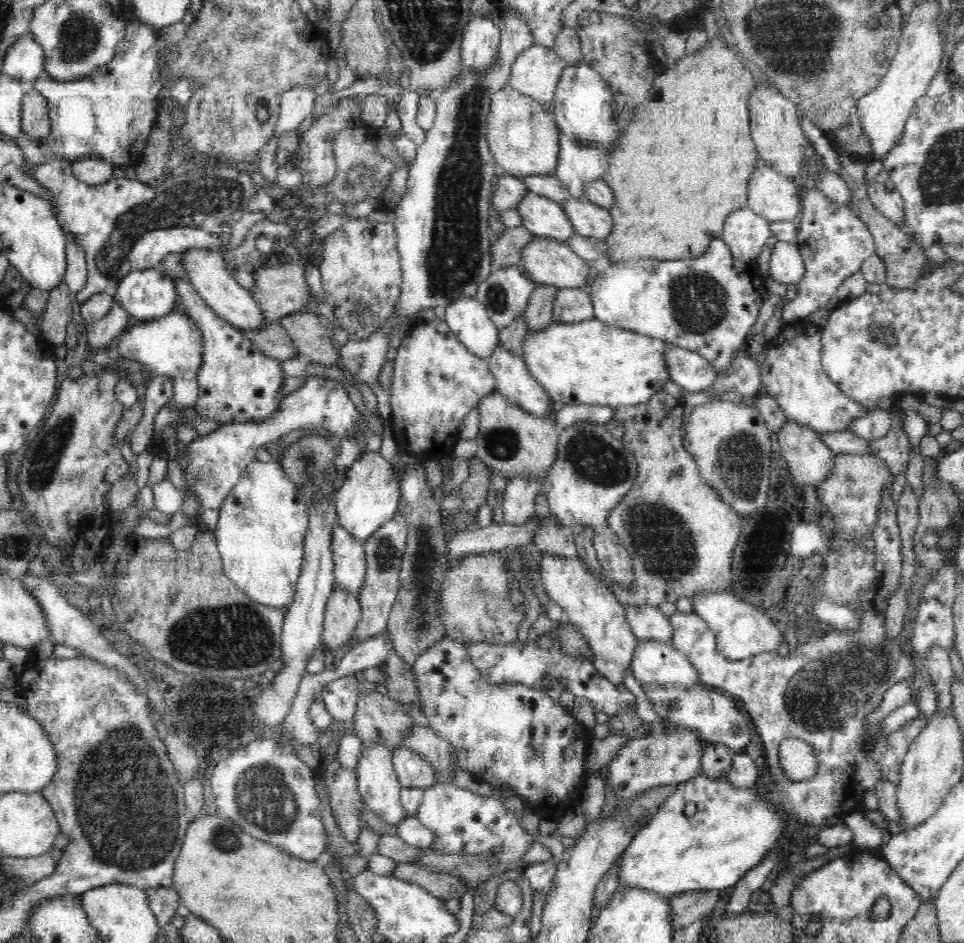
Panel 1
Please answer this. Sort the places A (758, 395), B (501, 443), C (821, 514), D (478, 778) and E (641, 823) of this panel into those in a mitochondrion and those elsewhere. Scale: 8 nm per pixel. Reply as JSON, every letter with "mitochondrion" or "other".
{"A":"other","B":"mitochondrion","C":"other","D":"other","E":"other"}

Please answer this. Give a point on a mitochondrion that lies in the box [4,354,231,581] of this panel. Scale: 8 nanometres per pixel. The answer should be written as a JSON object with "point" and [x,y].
{"point":[45,455]}

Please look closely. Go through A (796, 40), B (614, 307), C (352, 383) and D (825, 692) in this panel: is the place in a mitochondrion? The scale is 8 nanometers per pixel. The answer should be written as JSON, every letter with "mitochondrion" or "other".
{"A":"mitochondrion","B":"other","C":"other","D":"mitochondrion"}

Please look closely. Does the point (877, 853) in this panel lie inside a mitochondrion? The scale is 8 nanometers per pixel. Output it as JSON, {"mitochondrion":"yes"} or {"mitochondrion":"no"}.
{"mitochondrion":"no"}

